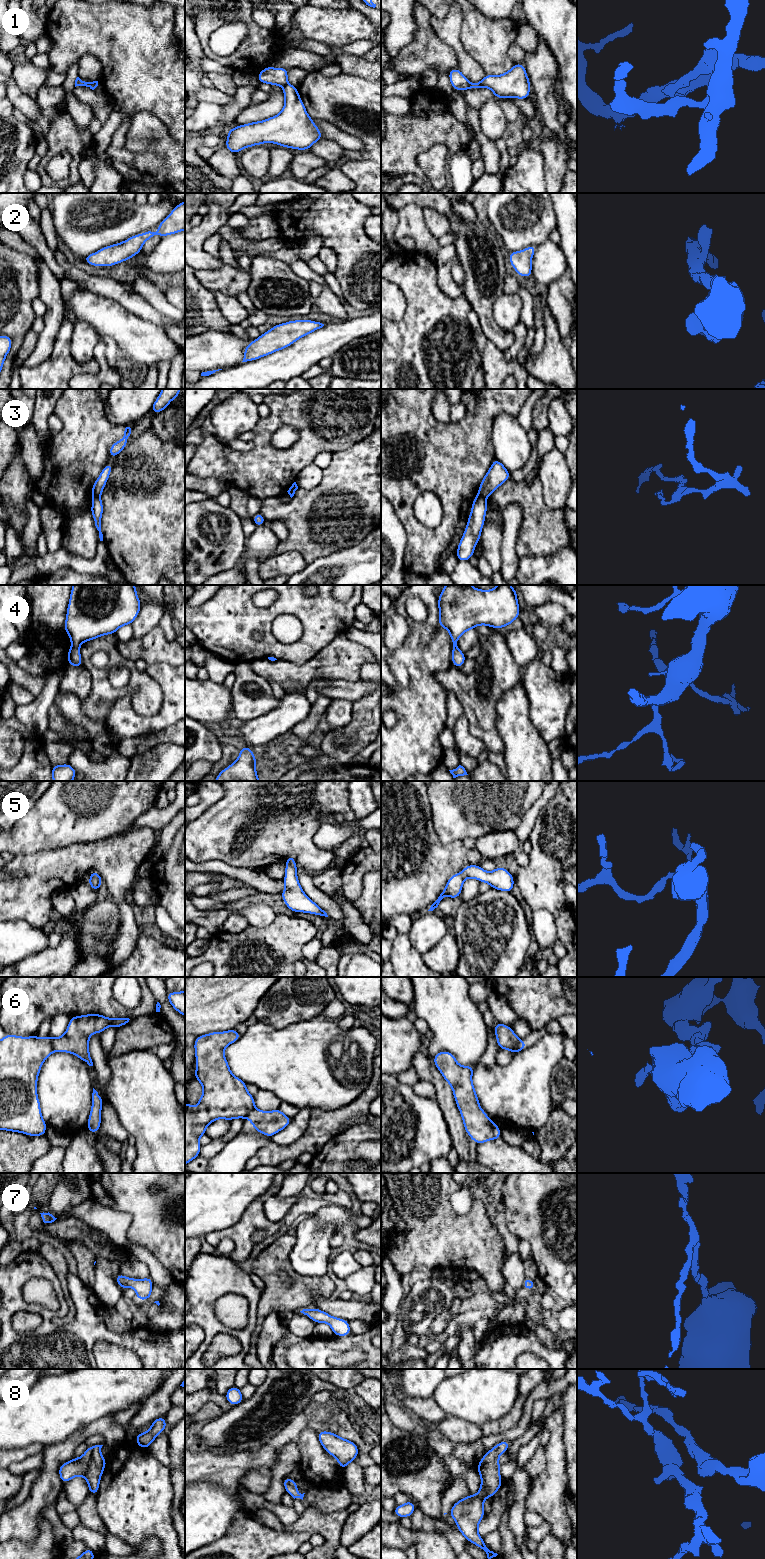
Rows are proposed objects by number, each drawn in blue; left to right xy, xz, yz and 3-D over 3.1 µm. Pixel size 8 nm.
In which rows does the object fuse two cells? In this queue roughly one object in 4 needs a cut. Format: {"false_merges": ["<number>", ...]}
{"false_merges": ["1", "3", "5", "6"]}

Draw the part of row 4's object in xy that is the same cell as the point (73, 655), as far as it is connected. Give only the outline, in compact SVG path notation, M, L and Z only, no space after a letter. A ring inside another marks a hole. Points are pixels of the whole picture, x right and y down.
M73 585L70 592L65 632L72 643L67 652L69 666L83 667L80 644L107 634L114 634L124 625L131 625L141 608L135 585Z

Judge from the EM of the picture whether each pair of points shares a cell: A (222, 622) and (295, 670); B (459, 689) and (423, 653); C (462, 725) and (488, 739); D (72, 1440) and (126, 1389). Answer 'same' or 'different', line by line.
A: different
B: different
C: different
D: different

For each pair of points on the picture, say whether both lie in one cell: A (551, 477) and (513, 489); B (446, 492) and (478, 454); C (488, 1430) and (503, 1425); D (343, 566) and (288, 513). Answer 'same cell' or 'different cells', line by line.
A: different cells
B: same cell
C: same cell
D: different cells

